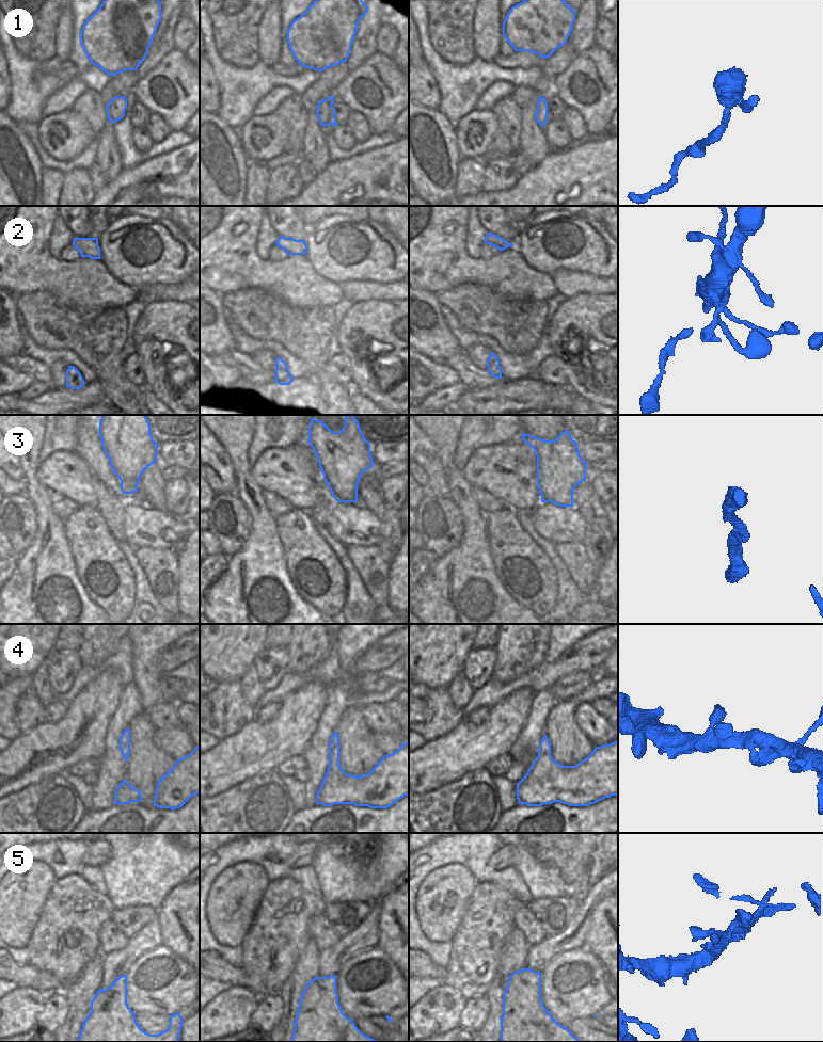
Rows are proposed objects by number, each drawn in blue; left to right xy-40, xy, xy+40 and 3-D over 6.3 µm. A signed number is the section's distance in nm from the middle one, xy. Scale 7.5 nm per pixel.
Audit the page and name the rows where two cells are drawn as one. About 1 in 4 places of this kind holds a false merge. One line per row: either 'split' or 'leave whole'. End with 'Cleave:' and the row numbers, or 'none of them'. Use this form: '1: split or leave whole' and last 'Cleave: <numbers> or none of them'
1: leave whole
2: leave whole
3: leave whole
4: leave whole
5: leave whole
Cleave: none of them

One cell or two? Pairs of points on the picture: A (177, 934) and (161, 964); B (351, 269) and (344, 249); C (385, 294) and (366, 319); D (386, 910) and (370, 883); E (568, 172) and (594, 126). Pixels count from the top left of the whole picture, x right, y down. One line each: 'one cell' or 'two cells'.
A: two cells
B: one cell
C: two cells
D: two cells
E: two cells

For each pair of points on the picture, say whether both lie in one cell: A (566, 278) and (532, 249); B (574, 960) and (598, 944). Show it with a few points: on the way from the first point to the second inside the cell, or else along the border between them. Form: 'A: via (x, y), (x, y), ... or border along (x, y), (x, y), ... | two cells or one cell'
A: border along (581, 271), (555, 270), (551, 274) | two cells
B: border along (584, 946), (605, 968) | two cells

